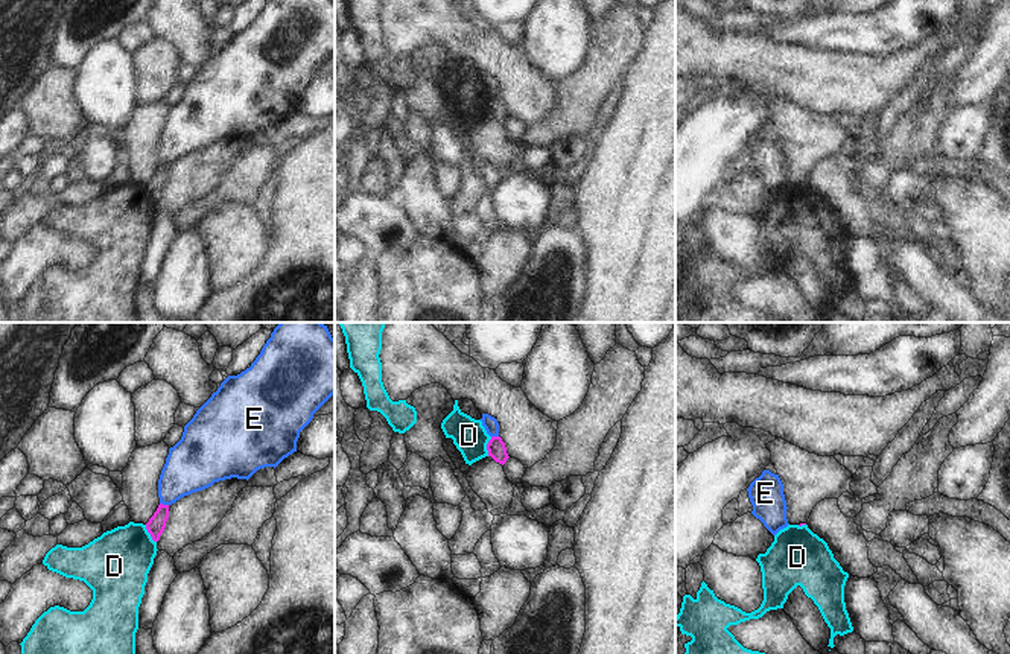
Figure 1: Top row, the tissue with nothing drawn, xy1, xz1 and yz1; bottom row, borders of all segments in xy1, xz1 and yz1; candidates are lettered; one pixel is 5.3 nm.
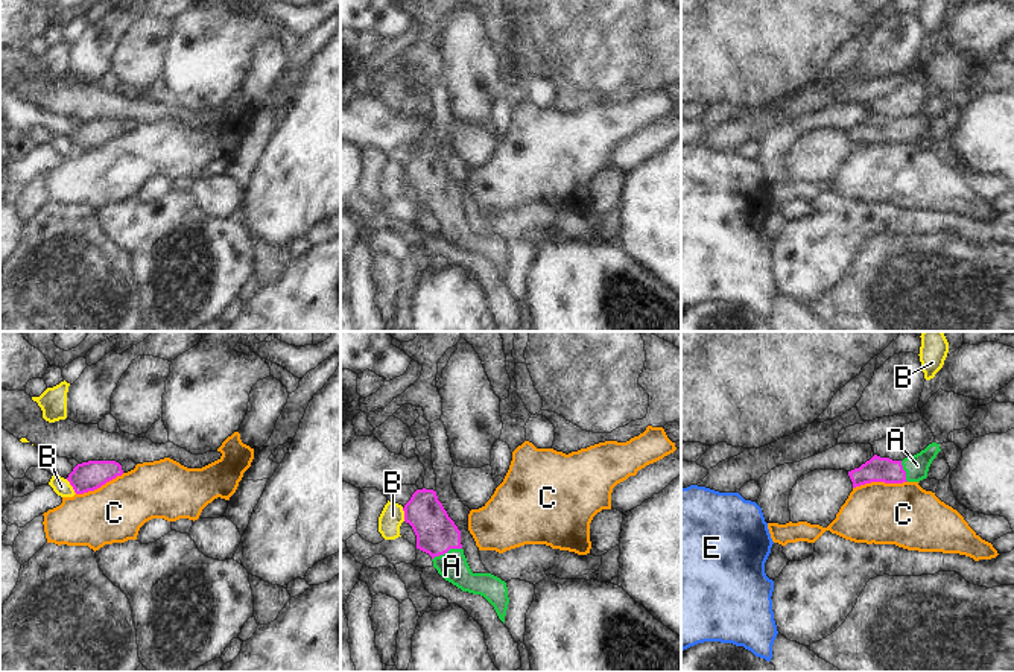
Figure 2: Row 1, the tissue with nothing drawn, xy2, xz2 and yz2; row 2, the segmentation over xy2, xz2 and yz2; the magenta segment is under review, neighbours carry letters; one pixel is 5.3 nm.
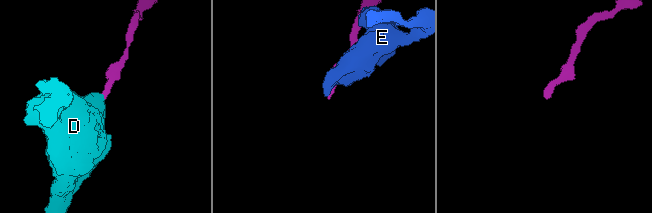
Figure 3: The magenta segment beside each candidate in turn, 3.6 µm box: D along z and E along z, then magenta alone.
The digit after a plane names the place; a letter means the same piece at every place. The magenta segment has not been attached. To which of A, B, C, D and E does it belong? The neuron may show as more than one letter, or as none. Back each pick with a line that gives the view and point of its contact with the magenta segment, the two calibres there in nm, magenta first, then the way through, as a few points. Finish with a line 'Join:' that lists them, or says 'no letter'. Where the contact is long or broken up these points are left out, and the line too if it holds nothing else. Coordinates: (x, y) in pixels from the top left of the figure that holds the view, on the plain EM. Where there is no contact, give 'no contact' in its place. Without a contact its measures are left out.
A: meets magenta in xz2 at (446, 212); 220 nm thick on the magenta side, 160 nm on the other; runs through xz2 (437, 193), (446, 212), (452, 225)
Join: A

